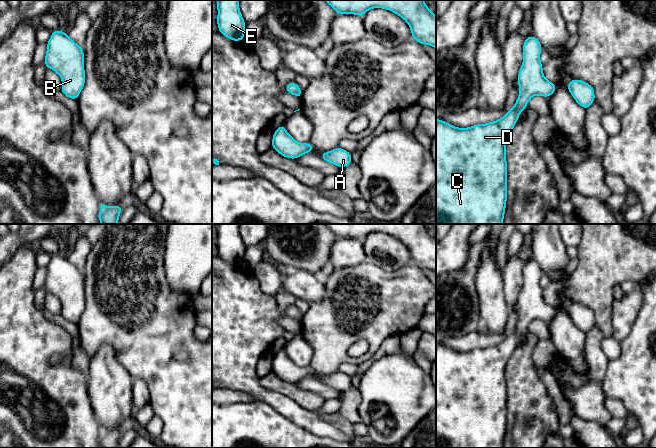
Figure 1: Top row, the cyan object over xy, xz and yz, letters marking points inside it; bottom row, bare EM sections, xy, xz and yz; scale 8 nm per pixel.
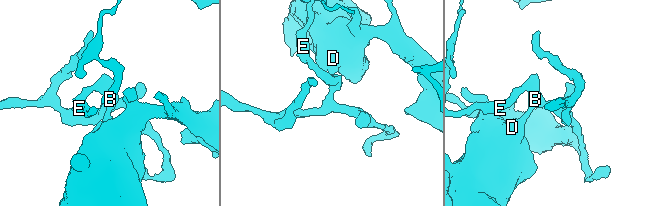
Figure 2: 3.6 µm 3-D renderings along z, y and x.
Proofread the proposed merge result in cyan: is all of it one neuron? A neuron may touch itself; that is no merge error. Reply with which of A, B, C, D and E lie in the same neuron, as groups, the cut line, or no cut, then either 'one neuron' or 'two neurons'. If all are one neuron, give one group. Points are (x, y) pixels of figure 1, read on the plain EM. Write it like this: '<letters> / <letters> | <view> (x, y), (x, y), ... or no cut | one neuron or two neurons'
A B C D E | no cut | one neuron

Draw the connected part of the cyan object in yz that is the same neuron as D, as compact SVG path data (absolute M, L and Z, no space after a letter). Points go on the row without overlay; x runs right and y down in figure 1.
M535 259L525 262L523 287L517 302L519 320L515 330L499 344L458 352L436 343L436 448L503 448L507 426L506 364L516 349L519 338L526 333L533 320L551 321L557 314L556 308L544 301L540 286L541 274L542 269Z

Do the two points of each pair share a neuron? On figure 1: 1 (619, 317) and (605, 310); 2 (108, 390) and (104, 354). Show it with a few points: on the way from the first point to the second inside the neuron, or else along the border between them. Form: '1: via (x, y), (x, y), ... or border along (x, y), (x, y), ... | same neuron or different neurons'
1: border along (614, 299), (612, 304), (611, 336) | different neurons
2: via (108, 381), (104, 370), (104, 363) | same neuron

